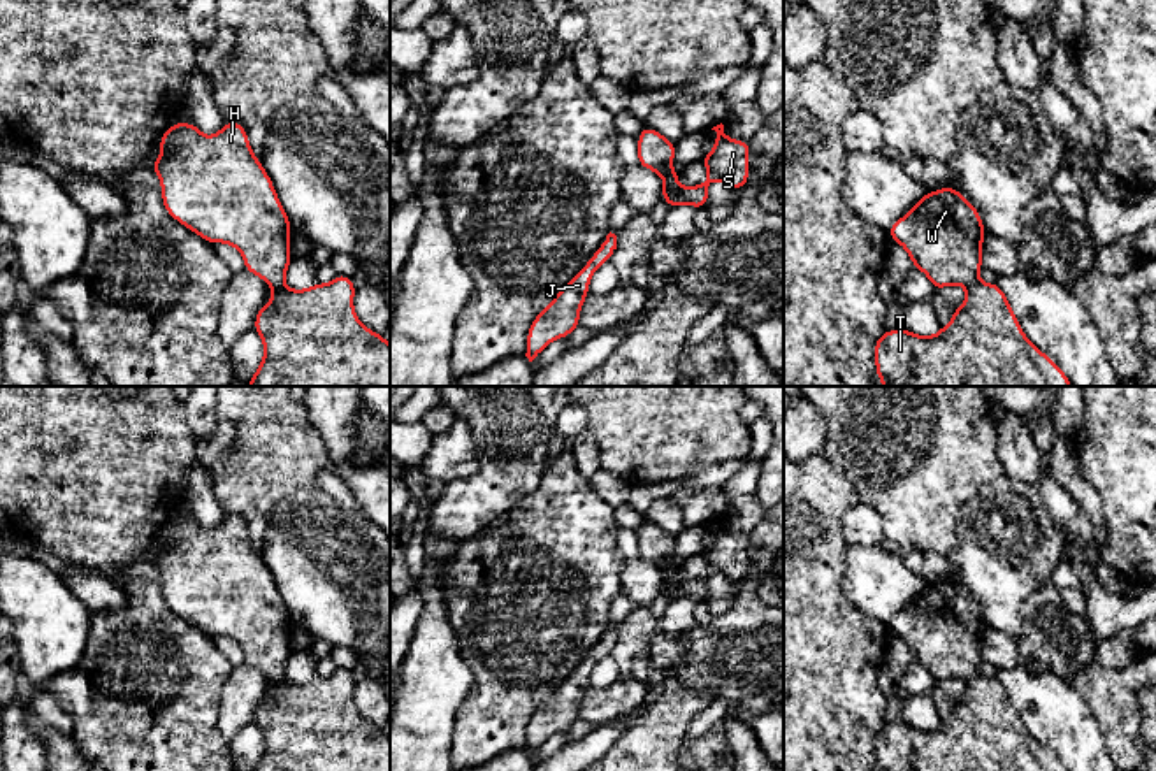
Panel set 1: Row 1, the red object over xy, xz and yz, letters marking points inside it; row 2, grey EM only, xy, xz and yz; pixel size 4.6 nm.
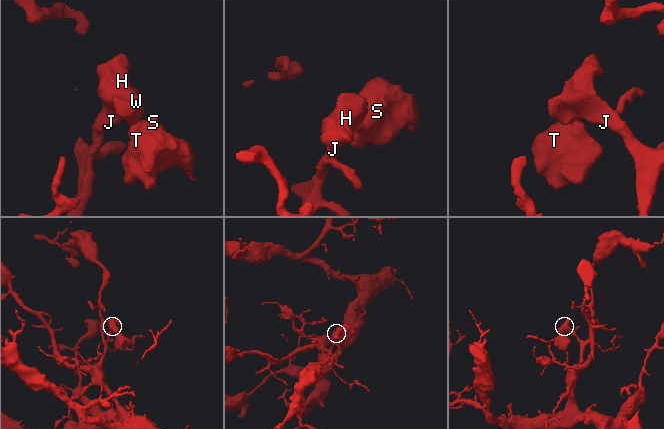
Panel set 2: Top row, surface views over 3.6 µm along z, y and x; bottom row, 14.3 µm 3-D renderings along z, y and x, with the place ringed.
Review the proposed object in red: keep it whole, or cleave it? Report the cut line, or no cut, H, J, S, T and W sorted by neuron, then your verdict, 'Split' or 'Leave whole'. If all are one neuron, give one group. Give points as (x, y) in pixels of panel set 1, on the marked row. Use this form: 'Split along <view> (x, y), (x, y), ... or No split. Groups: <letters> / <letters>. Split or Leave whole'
Split along xy (283, 283), (273, 288). Groups: H J W / S T. Split

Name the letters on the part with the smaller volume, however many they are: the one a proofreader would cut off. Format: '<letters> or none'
S, T

